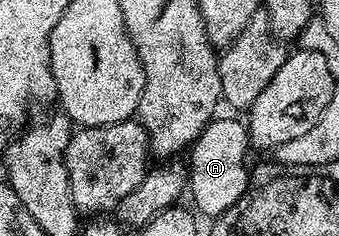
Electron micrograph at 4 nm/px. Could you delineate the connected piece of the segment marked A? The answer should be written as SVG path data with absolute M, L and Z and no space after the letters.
M229 116L233 118L221 117L214 117L212 122L205 125L201 130L201 135L193 142L187 154L187 165L189 168L189 181L187 186L191 194L193 190L194 204L192 203L192 205L202 215L204 215L203 213L210 214L210 216L222 214L229 206L234 206L239 200L239 196L243 196L251 185L251 170L250 167L245 167L245 153L248 152L249 146L251 147L251 139L246 123L242 119L240 122L237 119L240 117L237 116Z

